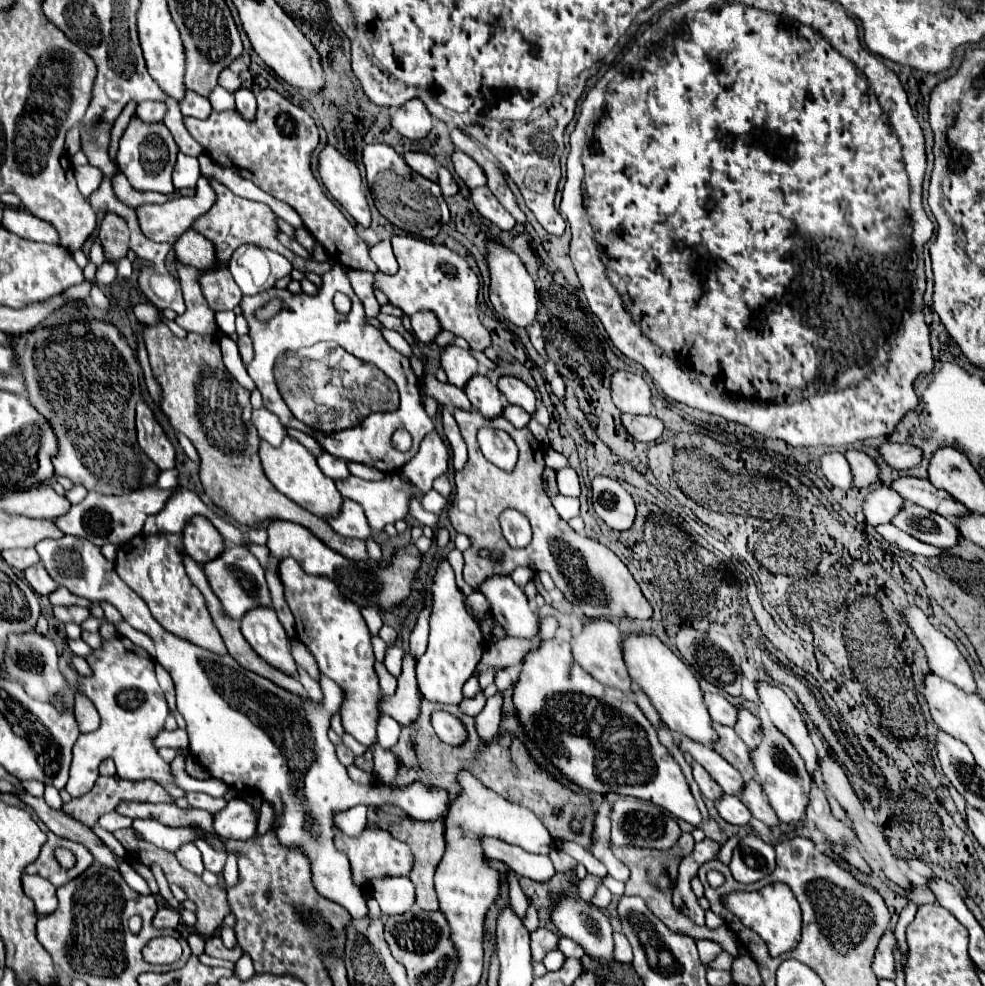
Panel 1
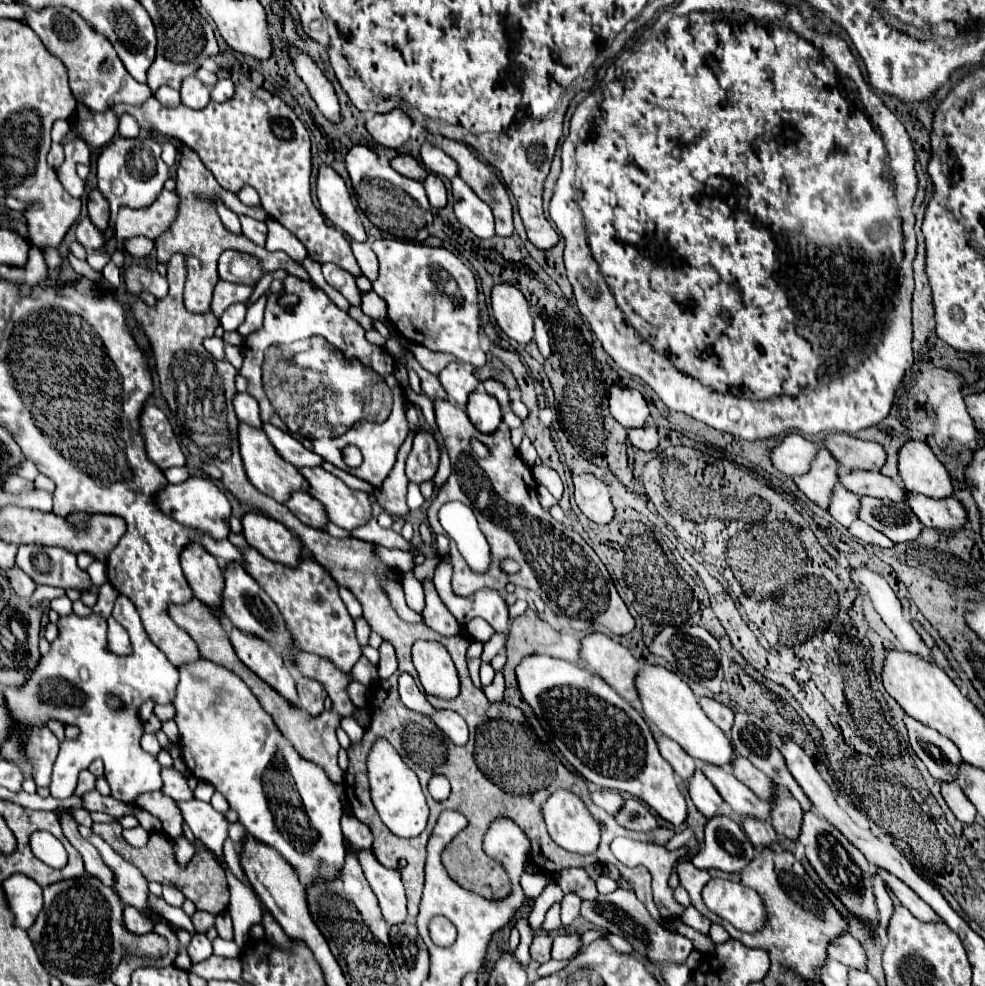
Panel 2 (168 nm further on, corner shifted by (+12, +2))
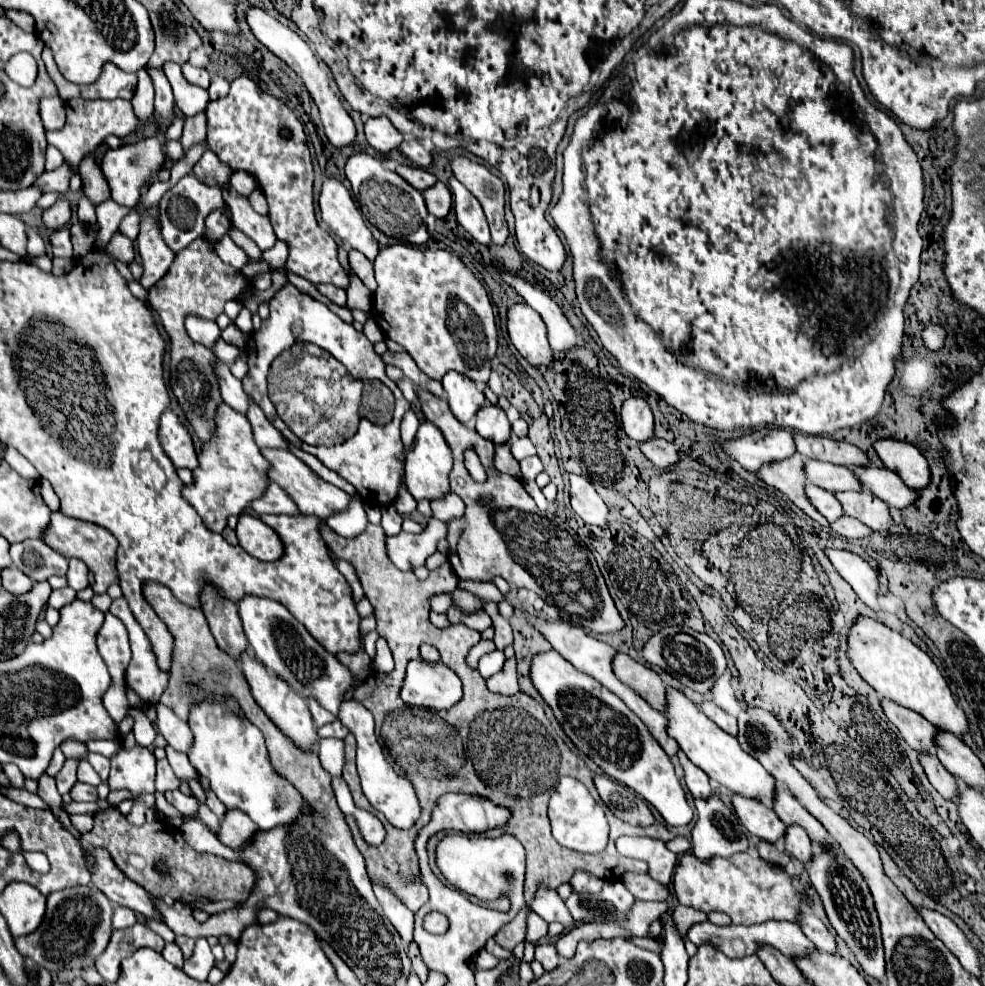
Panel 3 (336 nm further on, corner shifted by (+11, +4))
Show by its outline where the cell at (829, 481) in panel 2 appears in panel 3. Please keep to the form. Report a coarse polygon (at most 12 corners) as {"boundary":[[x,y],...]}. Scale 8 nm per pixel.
{"boundary":[[803,457],[773,461],[753,471],[807,517],[817,509],[805,497]]}

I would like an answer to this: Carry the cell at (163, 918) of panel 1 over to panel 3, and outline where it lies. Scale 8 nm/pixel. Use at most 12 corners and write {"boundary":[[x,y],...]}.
{"boundary":[[115,907],[113,929],[125,929],[137,923],[127,907]]}

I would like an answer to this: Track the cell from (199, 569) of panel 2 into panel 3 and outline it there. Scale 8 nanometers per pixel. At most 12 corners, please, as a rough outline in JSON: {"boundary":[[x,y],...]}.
{"boundary":[[217,589],[201,595],[203,613],[221,651],[235,661],[249,643],[233,601]]}

